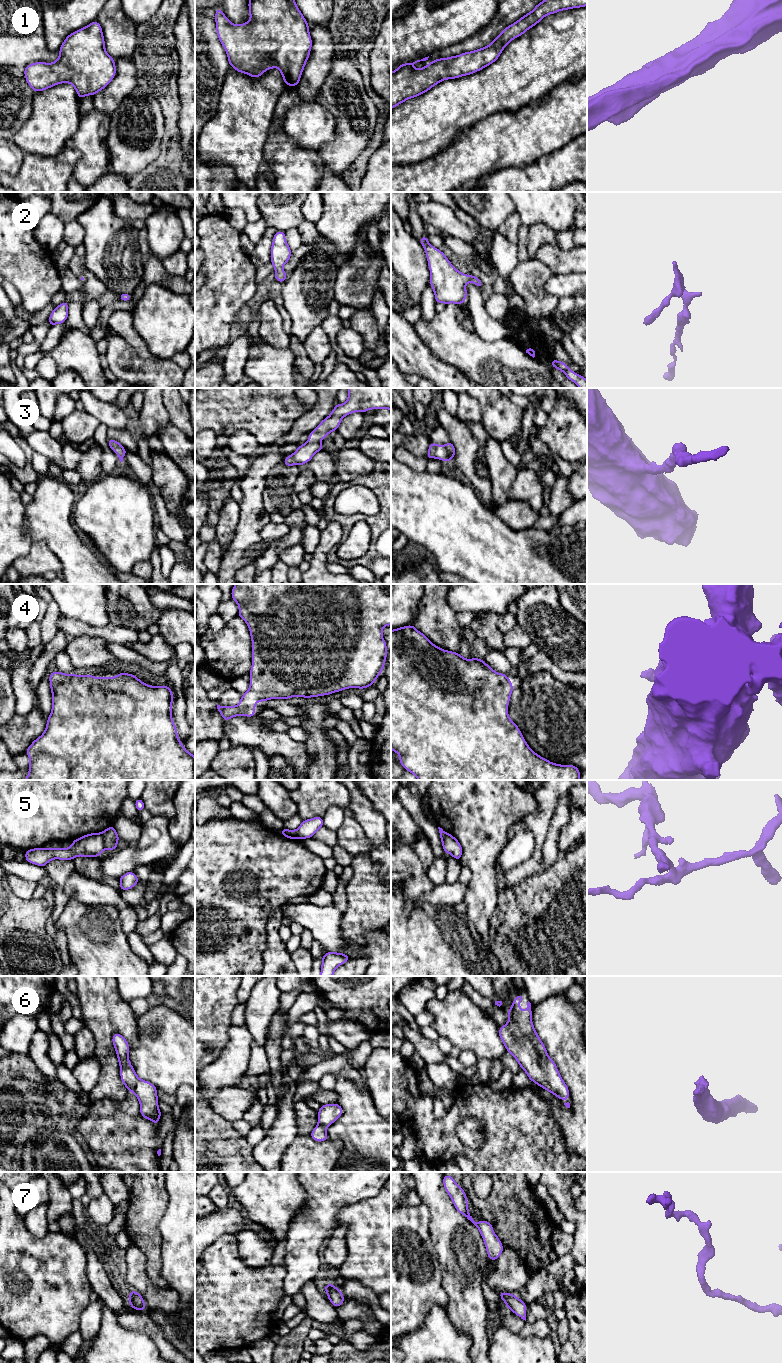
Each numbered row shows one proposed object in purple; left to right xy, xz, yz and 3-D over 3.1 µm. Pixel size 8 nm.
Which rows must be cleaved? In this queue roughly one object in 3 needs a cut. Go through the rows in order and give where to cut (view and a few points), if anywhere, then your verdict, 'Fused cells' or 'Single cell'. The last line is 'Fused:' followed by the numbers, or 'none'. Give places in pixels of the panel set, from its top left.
1: No split. Single cell
2: No split. Single cell
3: No split. Single cell
4: No split. Single cell
5: Split along xy (100, 833), (105, 848). Fused cells
6: No split. Single cell
7: No split. Single cell
Fused: 5

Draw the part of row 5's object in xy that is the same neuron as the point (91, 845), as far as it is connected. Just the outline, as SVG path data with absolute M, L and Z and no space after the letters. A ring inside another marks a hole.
M90 833L73 840L70 848L34 848L25 851L25 860L45 867L53 859L73 860L77 856L100 857L104 851L104 838L101 833Z

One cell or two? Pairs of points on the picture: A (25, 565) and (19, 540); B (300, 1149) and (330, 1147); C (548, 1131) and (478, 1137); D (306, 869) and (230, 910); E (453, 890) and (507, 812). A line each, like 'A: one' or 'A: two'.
A: two
B: one
C: two
D: one
E: two

